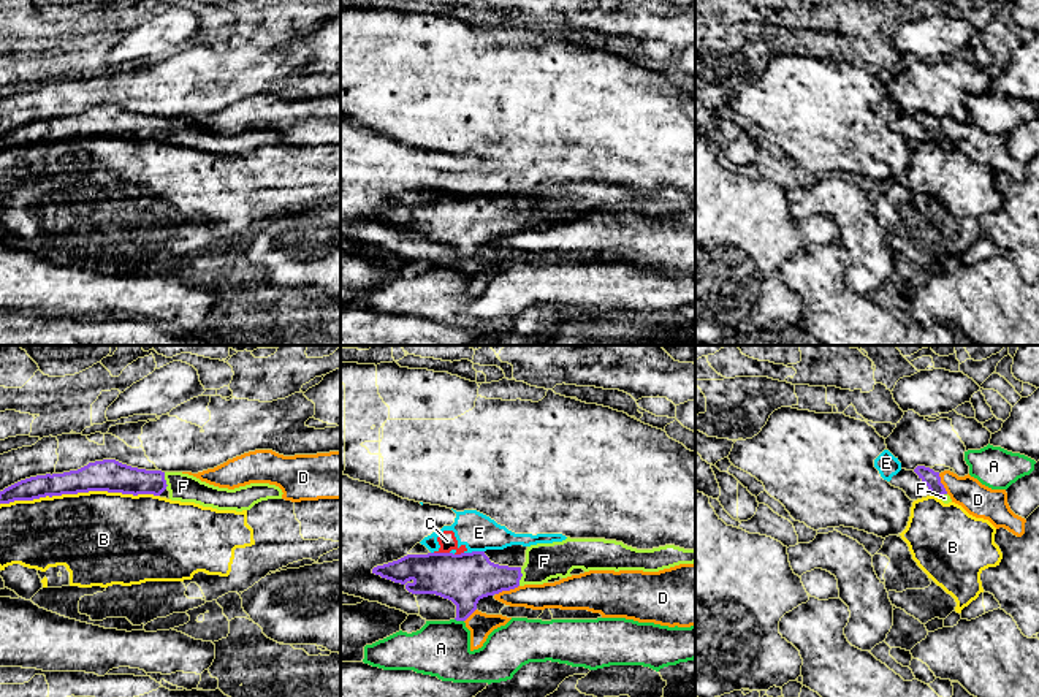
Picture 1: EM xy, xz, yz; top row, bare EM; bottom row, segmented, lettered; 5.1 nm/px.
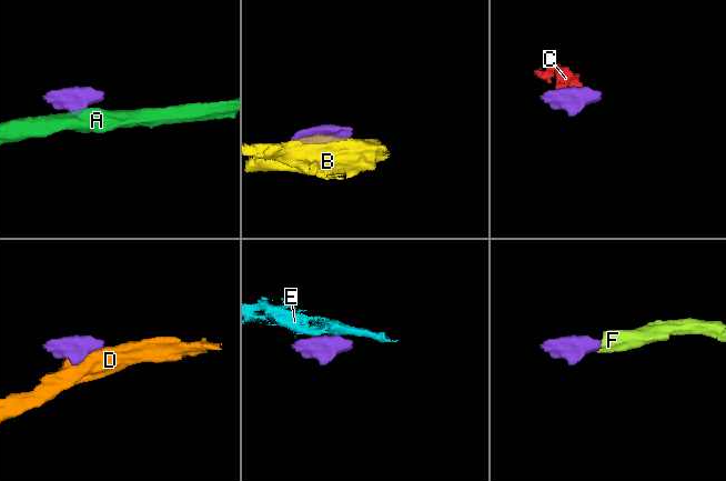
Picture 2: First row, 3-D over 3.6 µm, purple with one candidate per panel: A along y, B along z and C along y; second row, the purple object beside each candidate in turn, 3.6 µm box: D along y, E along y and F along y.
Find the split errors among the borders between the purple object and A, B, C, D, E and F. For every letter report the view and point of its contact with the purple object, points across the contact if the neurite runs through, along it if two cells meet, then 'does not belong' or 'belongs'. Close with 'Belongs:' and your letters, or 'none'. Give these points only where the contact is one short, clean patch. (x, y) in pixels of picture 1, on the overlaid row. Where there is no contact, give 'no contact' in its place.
A: xz (460, 620) | along xz (455, 618), (463, 621) | does not belong
B: xy (79, 491) | does not belong
C: xz (442, 553) | along xz (434, 552), (449, 553) | does not belong
D: xz (507, 590) | does not belong
E: xz (474, 552) | along xz (483, 550), (464, 553) | does not belong
F: xz (521, 575) | across xz (472, 575), (521, 575), (531, 574), (544, 561) | belongs
Belongs: F

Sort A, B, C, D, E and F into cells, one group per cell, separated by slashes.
A / B / C E / D / F

